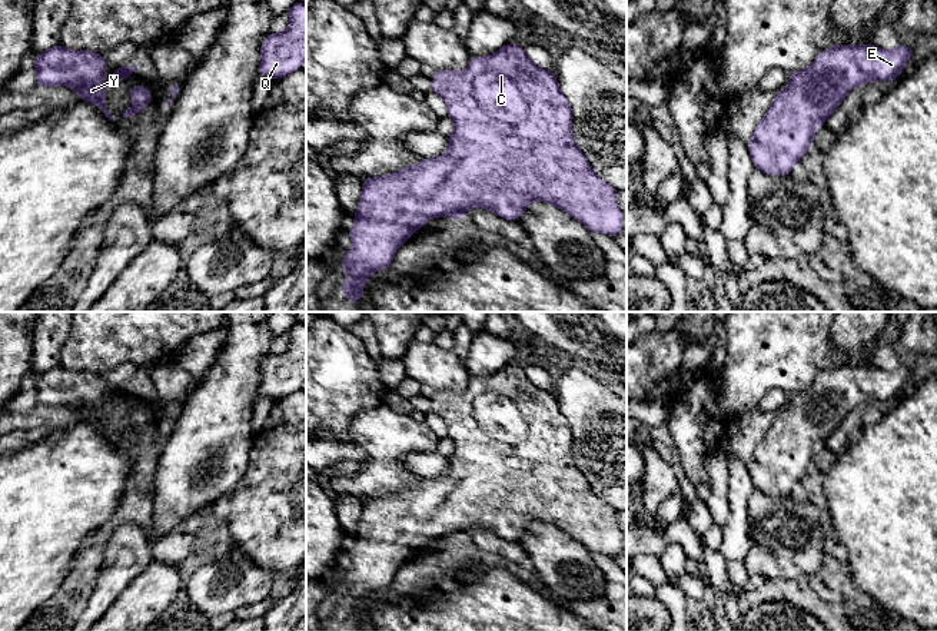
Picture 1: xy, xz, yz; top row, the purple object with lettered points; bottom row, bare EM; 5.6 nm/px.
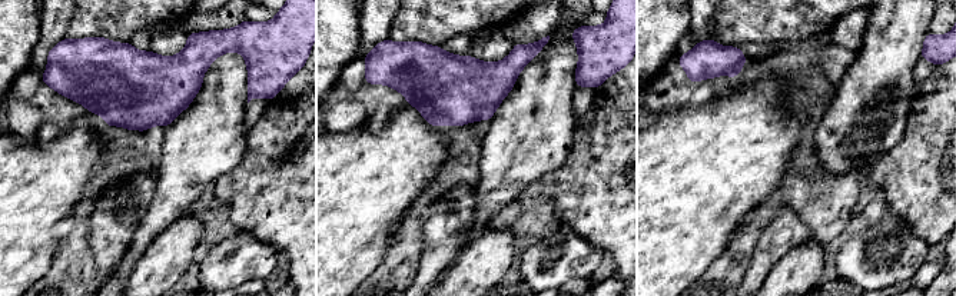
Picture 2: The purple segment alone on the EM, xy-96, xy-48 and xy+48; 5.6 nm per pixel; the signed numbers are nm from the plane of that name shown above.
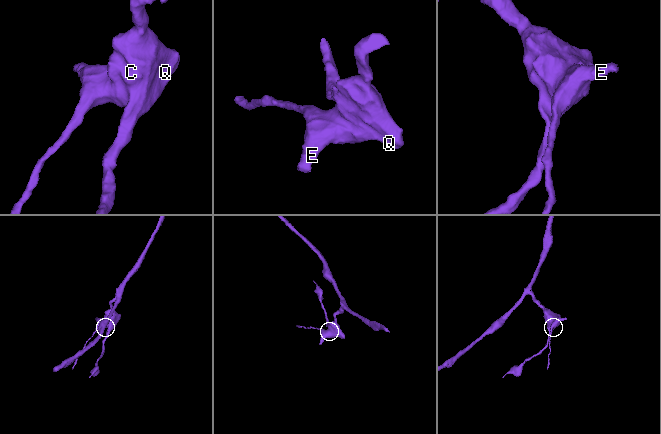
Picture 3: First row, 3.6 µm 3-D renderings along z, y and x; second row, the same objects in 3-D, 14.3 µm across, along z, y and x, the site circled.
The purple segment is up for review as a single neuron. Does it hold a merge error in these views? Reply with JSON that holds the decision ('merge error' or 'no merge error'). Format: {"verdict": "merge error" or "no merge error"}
{"verdict": "no merge error"}

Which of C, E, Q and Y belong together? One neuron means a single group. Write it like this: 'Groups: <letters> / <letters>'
Groups: C E Q Y

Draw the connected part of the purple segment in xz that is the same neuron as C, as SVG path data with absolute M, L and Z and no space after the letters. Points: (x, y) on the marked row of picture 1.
M509 43L485 57L469 57L463 72L436 70L432 77L432 92L439 94L448 107L448 117L455 123L448 137L448 150L435 159L422 157L416 165L405 166L391 176L376 176L362 180L362 196L355 212L355 225L348 230L352 249L345 253L340 266L346 270L342 285L345 300L359 302L372 272L388 269L399 246L411 239L416 229L433 217L456 217L465 212L482 207L495 215L518 220L531 202L548 202L589 232L617 236L622 232L624 215L618 206L618 190L599 179L584 153L575 145L571 129L572 112L568 99L561 93L555 73L534 64L521 46Z

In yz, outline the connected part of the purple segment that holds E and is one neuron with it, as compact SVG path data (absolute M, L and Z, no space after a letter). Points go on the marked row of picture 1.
M835 44L818 53L804 70L788 76L788 86L775 94L762 120L757 124L748 152L754 167L775 176L790 175L793 166L805 156L814 133L840 106L847 93L861 83L897 80L913 50L904 44L884 50L873 44Z

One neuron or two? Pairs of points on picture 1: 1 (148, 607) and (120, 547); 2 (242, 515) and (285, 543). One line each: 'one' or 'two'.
1: two
2: one

